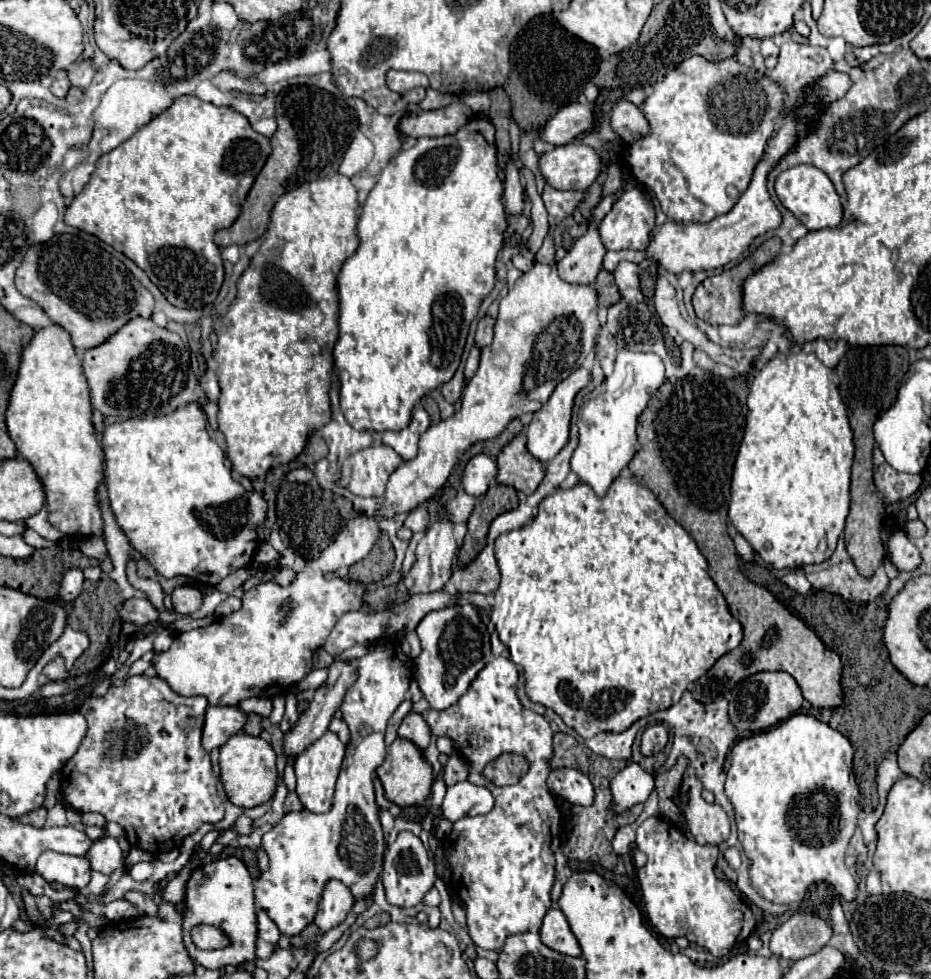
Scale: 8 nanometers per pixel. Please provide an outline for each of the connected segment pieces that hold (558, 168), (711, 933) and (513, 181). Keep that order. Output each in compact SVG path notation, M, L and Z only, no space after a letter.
M564 144L540 156L544 180L558 190L584 190L602 170L602 158L592 146Z
M650 816L638 828L636 846L648 856L646 866L638 870L638 880L648 918L660 934L668 938L686 936L690 944L702 946L718 958L752 934L756 926L752 910L728 882L714 874L716 864L704 860L704 848L688 840L672 822Z
M508 162L506 168L506 180L504 180L504 200L506 200L506 210L510 216L522 216L524 210L524 188L520 186L518 180L518 168L514 162Z

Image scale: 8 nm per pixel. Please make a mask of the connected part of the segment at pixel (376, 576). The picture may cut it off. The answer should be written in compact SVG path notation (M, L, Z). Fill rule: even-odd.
M378 536L374 546L376 546L374 552L366 560L350 566L348 570L350 580L370 584L370 582L378 582L380 578L384 578L384 574L392 570L392 562L394 562L392 542L388 542L386 536ZM384 546L386 546L386 552L384 552Z

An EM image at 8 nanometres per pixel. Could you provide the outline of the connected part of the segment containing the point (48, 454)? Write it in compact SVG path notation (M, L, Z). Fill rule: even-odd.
M58 324L38 330L24 348L6 424L18 454L32 464L44 486L48 522L68 536L102 538L98 486L104 480L104 452L92 426L90 390L82 362L74 354L70 334Z

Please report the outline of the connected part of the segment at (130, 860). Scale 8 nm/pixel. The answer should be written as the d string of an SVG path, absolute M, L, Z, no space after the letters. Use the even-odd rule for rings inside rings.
M132 848L130 852L128 852L128 858L126 858L126 864L124 864L124 874L128 874L128 870L130 870L130 866L134 866L136 862L152 862L154 860L154 856L150 854L150 852L144 852L144 850L140 850L140 848Z

